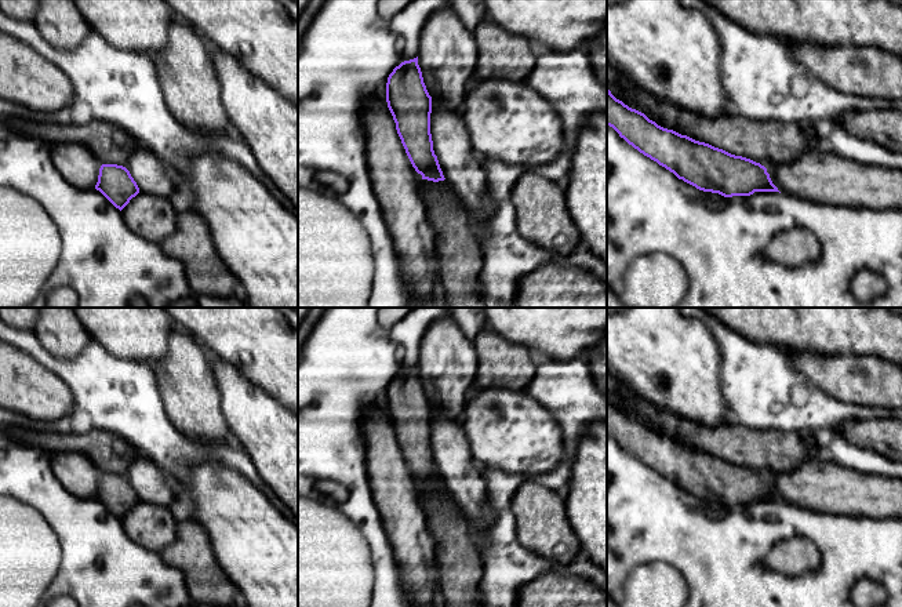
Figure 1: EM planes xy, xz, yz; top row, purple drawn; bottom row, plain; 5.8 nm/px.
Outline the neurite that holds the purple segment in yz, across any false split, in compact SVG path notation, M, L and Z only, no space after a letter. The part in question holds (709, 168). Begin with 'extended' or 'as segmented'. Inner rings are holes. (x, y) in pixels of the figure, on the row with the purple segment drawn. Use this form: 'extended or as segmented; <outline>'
as segmented; M608 88L607 126L640 153L699 190L724 197L779 192L760 163L663 128L617 99Z

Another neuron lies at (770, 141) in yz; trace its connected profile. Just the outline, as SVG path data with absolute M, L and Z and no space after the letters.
M607 59L607 88L629 97L644 113L670 121L687 137L756 163L790 163L805 150L822 148L819 138L797 123L754 121L725 112L706 117L677 108L636 86Z

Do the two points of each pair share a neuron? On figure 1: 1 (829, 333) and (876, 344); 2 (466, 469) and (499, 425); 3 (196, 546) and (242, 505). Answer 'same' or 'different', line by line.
1: same
2: different
3: different

